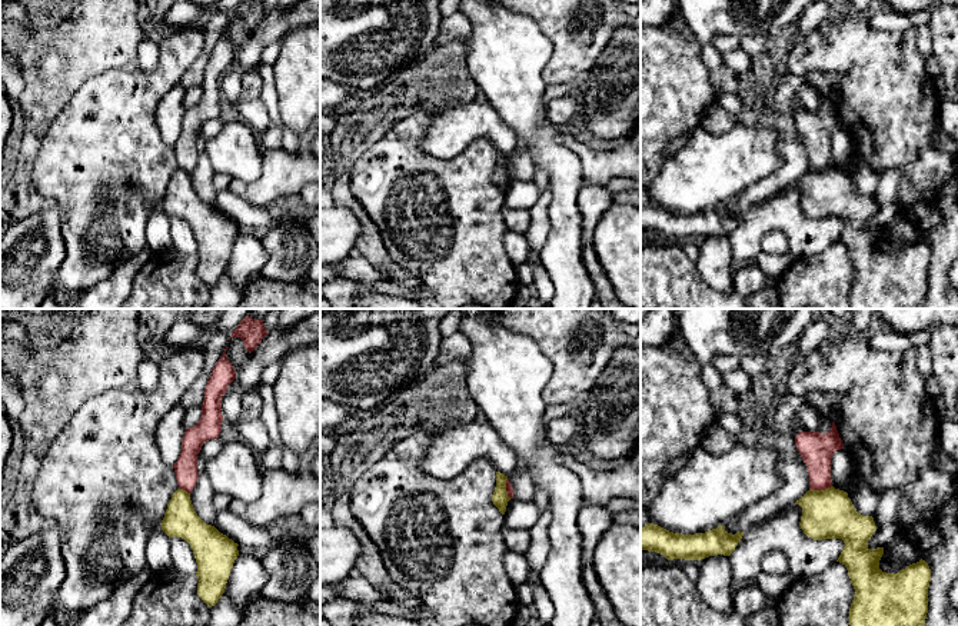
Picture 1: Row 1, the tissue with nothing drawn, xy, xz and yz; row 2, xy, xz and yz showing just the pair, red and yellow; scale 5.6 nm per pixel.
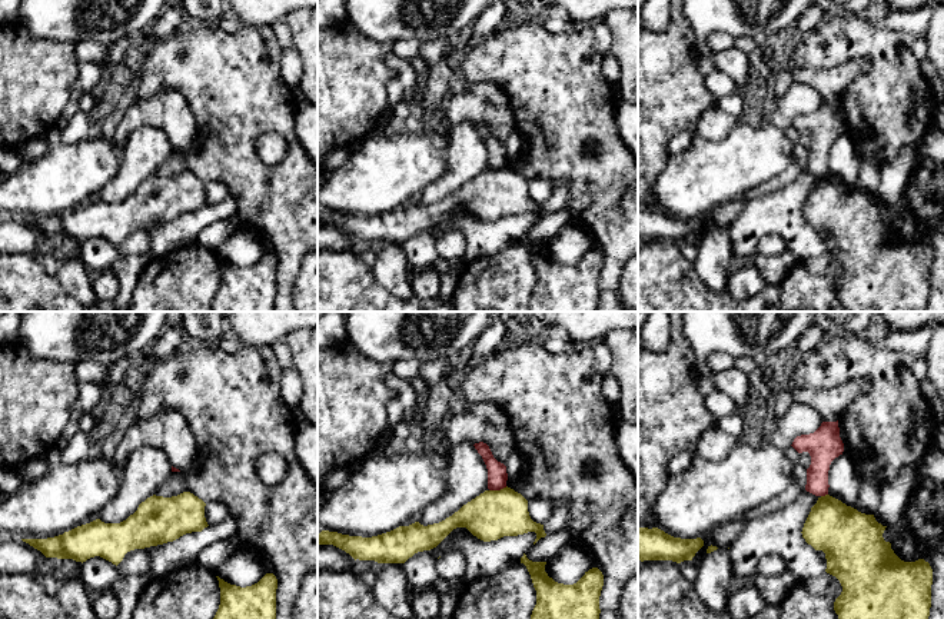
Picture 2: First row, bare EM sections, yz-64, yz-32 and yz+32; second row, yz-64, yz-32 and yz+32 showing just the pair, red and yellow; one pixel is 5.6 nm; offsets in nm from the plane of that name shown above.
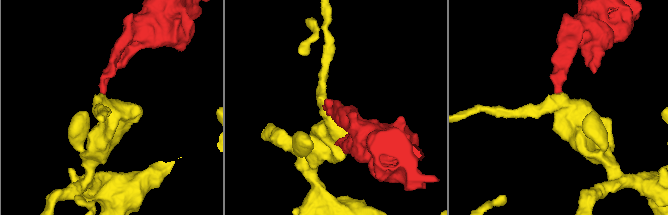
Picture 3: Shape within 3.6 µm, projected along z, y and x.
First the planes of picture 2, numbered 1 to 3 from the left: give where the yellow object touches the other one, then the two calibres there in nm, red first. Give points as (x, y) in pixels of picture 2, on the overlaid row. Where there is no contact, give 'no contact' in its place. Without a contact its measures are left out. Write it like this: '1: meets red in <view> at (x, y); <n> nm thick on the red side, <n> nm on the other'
1: no contact
2: meets red in yz-32 at (498, 489); 110 nm thick on the red side, 280 nm on the other
3: meets red in yz+32 at (824, 495); 160 nm thick on the red side, 300 nm on the other

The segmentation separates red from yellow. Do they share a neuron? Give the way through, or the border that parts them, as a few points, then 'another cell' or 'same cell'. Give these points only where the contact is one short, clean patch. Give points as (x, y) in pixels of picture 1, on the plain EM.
border along yz (831, 165), (824, 169), (810, 169); another cell

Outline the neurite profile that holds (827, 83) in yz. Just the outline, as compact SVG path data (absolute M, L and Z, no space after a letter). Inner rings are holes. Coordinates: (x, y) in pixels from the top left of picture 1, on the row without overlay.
M808 71L804 79L816 86L831 100L835 99L836 86L841 81L841 76L838 73Z

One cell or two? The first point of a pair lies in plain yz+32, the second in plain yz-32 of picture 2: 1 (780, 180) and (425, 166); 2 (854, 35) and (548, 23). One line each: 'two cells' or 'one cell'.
1: two cells
2: two cells

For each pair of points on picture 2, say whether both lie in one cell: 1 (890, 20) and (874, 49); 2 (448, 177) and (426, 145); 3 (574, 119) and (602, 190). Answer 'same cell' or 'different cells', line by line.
1: different cells
2: different cells
3: same cell

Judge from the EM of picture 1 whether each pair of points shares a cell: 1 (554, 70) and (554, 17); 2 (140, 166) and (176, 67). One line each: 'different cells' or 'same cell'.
1: same cell
2: same cell

